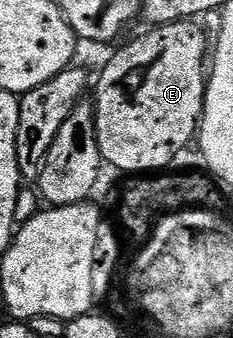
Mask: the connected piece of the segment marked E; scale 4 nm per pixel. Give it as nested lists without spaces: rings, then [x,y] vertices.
[[[189,19],[187,21],[175,21],[172,24],[157,26],[147,30],[148,33],[136,38],[134,41],[126,44],[118,50],[104,65],[104,70],[100,73],[100,78],[95,78],[94,91],[96,87],[96,101],[94,108],[96,110],[96,134],[98,135],[98,147],[100,156],[105,162],[108,161],[116,169],[121,169],[124,175],[143,175],[153,171],[164,171],[169,168],[168,165],[188,144],[193,144],[200,128],[200,118],[204,116],[204,90],[206,88],[206,60],[210,49],[210,39],[208,41],[205,31],[199,26],[200,23]]]

